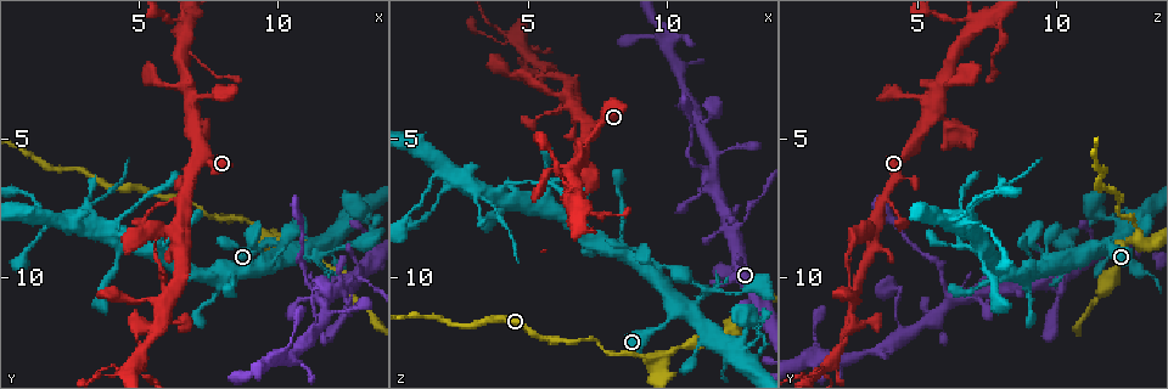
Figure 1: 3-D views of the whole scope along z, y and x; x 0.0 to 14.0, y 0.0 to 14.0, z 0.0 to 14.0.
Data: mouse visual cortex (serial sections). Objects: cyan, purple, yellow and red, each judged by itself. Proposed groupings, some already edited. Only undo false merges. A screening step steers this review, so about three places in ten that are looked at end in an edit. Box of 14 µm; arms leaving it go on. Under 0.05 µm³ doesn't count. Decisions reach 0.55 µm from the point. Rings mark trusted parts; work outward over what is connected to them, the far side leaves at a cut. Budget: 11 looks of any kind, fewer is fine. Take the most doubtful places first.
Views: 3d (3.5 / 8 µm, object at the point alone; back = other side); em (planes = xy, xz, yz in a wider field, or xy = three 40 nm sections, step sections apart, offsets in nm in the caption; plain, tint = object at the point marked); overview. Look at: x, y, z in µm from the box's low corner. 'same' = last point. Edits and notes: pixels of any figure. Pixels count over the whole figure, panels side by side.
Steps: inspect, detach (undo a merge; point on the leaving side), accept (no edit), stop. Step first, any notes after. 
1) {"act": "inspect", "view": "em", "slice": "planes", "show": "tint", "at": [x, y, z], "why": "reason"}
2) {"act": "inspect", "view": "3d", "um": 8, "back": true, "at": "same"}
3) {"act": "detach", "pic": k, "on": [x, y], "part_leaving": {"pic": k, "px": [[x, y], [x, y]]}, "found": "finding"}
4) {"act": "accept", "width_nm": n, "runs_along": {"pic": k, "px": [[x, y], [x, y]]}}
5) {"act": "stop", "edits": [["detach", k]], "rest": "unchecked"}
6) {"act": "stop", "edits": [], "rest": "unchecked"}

{"act": "inspect", "view": "3d", "um": 3.5, "at": [10.4, 9.0, 11.2], "why": "abrupt turn"}

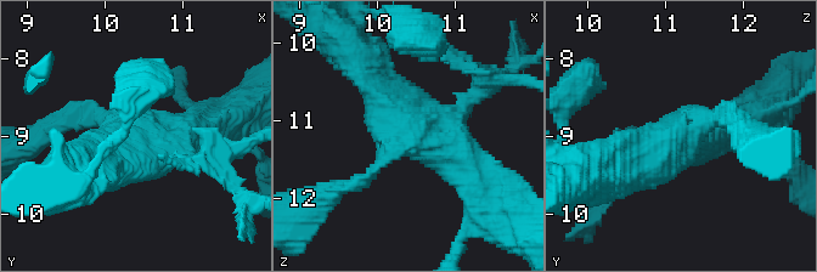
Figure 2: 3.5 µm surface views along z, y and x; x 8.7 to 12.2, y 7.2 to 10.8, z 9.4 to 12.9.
{"act": "inspect", "view": "em", "slice": "xy", "step": 3, "show": "tint", "at": [10.40, 8.90, 11.25]}

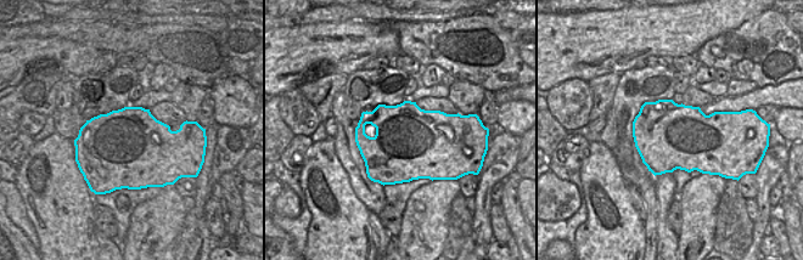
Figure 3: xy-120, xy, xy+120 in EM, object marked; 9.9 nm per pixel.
{"act": "inspect", "view": "em", "slice": "planes", "show": "tint", "at": "same"}

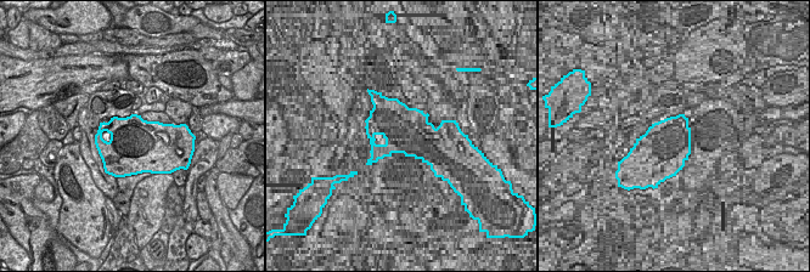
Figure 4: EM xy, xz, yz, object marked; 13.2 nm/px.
{"act": "accept", "runs_along": {"pic": 2, "px": [[732, 117], [691, 117], [623, 169]]}, "found": "all the same cell"}

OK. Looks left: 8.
{"act": "inspect", "view": "em", "slice": "planes", "show": "tint", "at": [4.1, 8.0, 6.8], "why": "thick turns thin"}

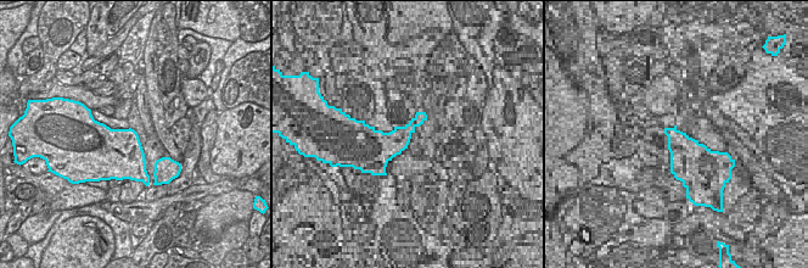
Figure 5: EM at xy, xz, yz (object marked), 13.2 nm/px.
{"act": "inspect", "view": "3d", "um": 3.5, "back": true, "at": "same"}

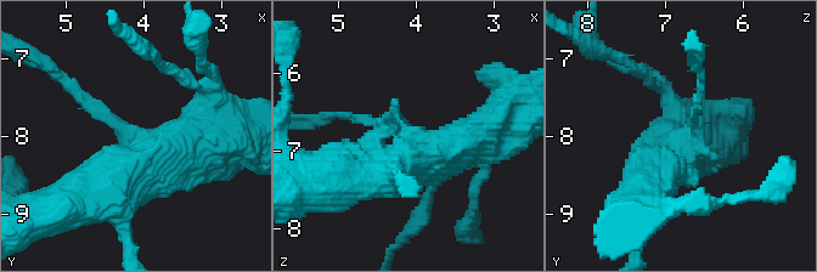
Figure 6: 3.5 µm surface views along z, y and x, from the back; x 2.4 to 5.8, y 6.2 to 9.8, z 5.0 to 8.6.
{"act": "detach", "pic": 6, "on": [85, 102], "width_nm": 550, "part_leaving": {"pic": 6, "px": [[117, 124], [34, 56]]}, "found": "a second cell is stuck on"}

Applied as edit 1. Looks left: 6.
{"act": "inspect", "view": "overview", "why": "redraw"}

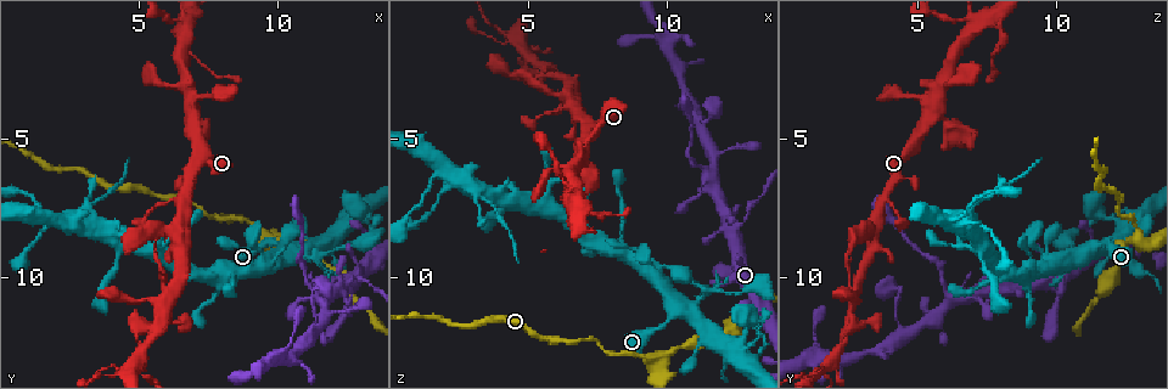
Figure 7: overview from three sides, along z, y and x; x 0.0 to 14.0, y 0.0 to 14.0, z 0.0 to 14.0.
{"act": "inspect", "view": "3d", "um": 3.5, "at": [9.5, 8.7, 12.9], "why": "three-way junction"}

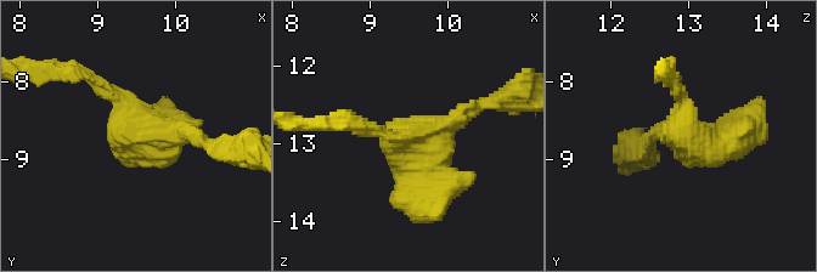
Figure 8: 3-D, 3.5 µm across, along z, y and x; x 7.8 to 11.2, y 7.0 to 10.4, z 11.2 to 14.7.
{"act": "inspect", "view": "em", "slice": "xy", "step": 5, "show": "tint", "at": [9.55, 8.75, 13.00], "why": "now the EM"}

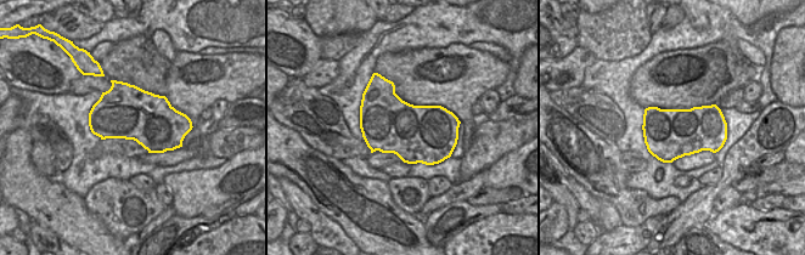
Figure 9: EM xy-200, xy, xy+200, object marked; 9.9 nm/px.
{"act": "accept", "runs_along": {"pic": 8, "px": [[89, 77], [137, 136], [209, 143]]}, "found": "all the same cell"}

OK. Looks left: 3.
{"act": "inspect", "view": "3d", "um": 3.5, "at": [12.2, 10.4, 8.2], "why": "arms part here"}

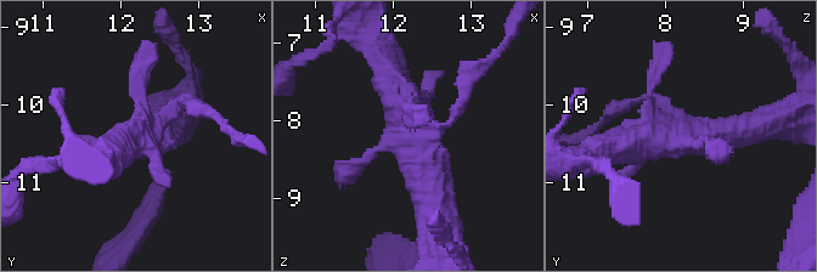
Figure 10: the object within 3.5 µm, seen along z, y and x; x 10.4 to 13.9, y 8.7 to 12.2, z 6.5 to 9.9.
{"act": "inspect", "view": "em", "slice": "xy", "step": 5, "show": "tint", "at": [12.25, 10.40, 8.10]}

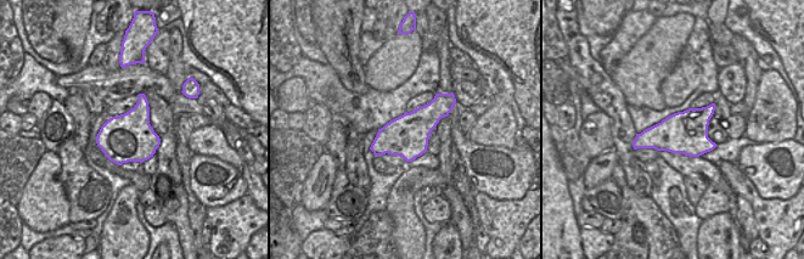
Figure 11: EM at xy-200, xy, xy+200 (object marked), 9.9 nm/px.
{"act": "accept", "runs_along": {"pic": 10, "px": [[432, 203], [413, 115], [383, 60]]}, "found": "one cell here"}

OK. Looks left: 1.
{"act": "stop", "edits": [["detach", 6]], "rest": "unchecked"}

